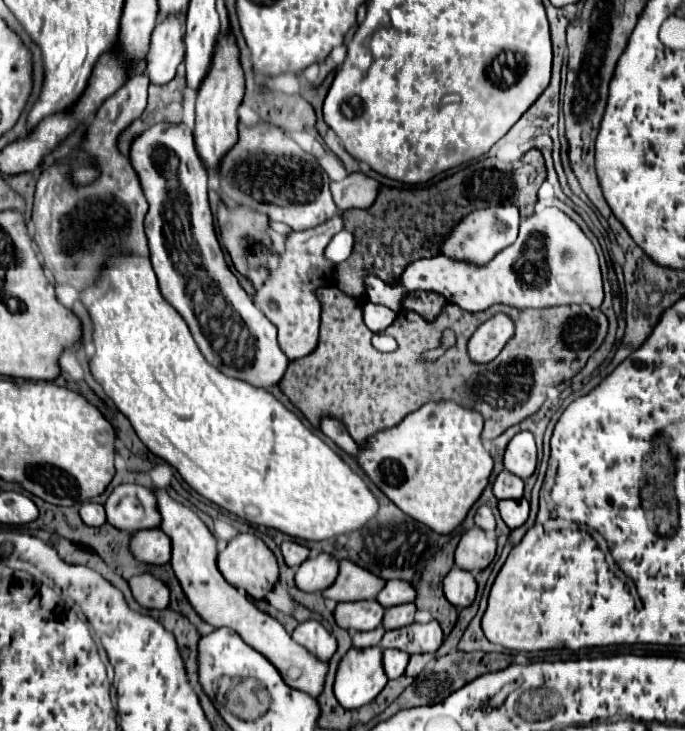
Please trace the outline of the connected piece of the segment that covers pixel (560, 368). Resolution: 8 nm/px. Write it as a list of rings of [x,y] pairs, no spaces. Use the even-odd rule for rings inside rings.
[[[320,287],[318,301],[322,305],[318,347],[308,357],[290,361],[278,387],[314,427],[320,427],[322,417],[334,417],[346,425],[346,431],[358,445],[370,435],[398,425],[408,413],[428,401],[454,401],[466,409],[480,411],[484,417],[482,439],[496,439],[508,427],[542,407],[548,385],[572,379],[602,345],[608,329],[606,315],[586,305],[526,311],[496,305],[484,313],[468,313],[448,303],[432,323],[414,315],[414,311],[402,309],[384,331],[396,339],[398,349],[394,353],[380,353],[370,343],[374,333],[364,325],[358,299],[348,297],[336,287]],[[496,313],[508,315],[516,325],[516,333],[494,361],[478,365],[468,357],[466,343],[480,323]],[[446,329],[454,331],[456,345],[434,363],[420,361],[426,349],[440,347],[440,335]]]

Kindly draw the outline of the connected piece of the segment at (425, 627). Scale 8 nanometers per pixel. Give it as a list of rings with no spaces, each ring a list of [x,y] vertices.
[[[432,619],[428,623],[410,623],[406,627],[386,631],[380,645],[384,649],[392,647],[408,655],[414,655],[414,653],[436,653],[442,641],[444,641],[442,629],[438,627],[438,621]]]

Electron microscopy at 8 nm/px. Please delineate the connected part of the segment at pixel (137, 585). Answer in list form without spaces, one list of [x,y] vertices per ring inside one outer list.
[[[150,573],[144,575],[136,575],[128,579],[132,597],[136,599],[138,605],[146,607],[146,609],[166,609],[168,601],[170,601],[170,591],[168,587],[156,579]]]

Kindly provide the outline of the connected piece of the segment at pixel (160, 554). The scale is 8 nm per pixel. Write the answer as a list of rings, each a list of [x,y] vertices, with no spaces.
[[[144,529],[134,533],[132,551],[136,559],[152,565],[164,565],[170,561],[170,537],[162,529]]]

